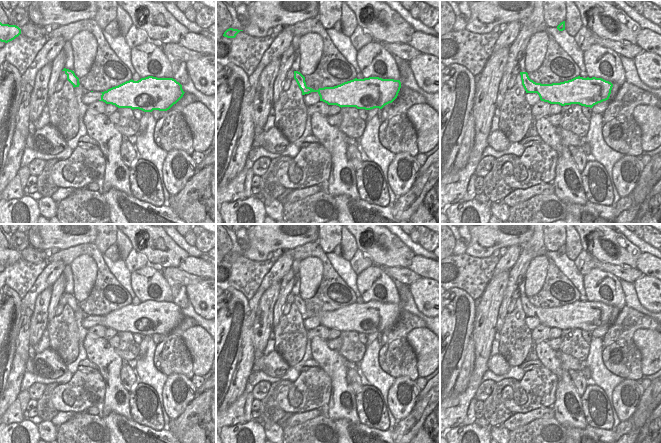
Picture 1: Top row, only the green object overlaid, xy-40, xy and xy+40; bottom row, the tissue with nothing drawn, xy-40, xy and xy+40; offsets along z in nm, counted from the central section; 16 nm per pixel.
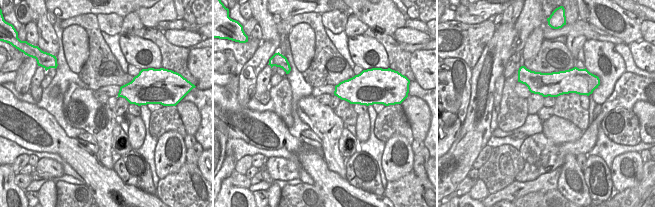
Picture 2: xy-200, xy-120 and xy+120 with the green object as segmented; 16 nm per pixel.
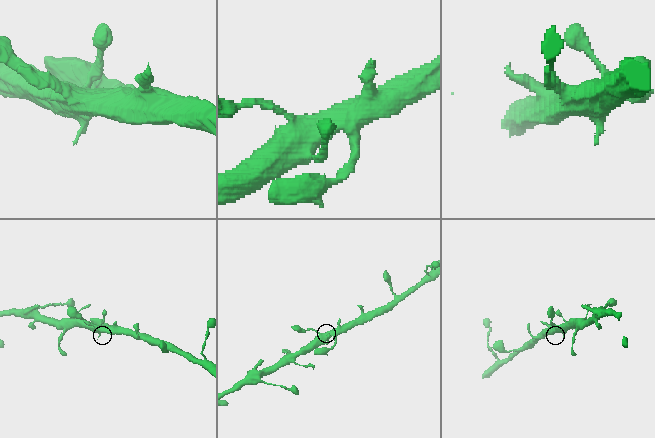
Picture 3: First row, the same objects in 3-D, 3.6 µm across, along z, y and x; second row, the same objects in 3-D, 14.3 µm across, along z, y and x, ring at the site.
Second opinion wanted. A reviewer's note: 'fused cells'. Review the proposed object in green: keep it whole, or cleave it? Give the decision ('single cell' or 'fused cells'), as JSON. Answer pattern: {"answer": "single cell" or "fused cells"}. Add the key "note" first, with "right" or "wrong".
{"note": "wrong", "answer": "single cell"}

